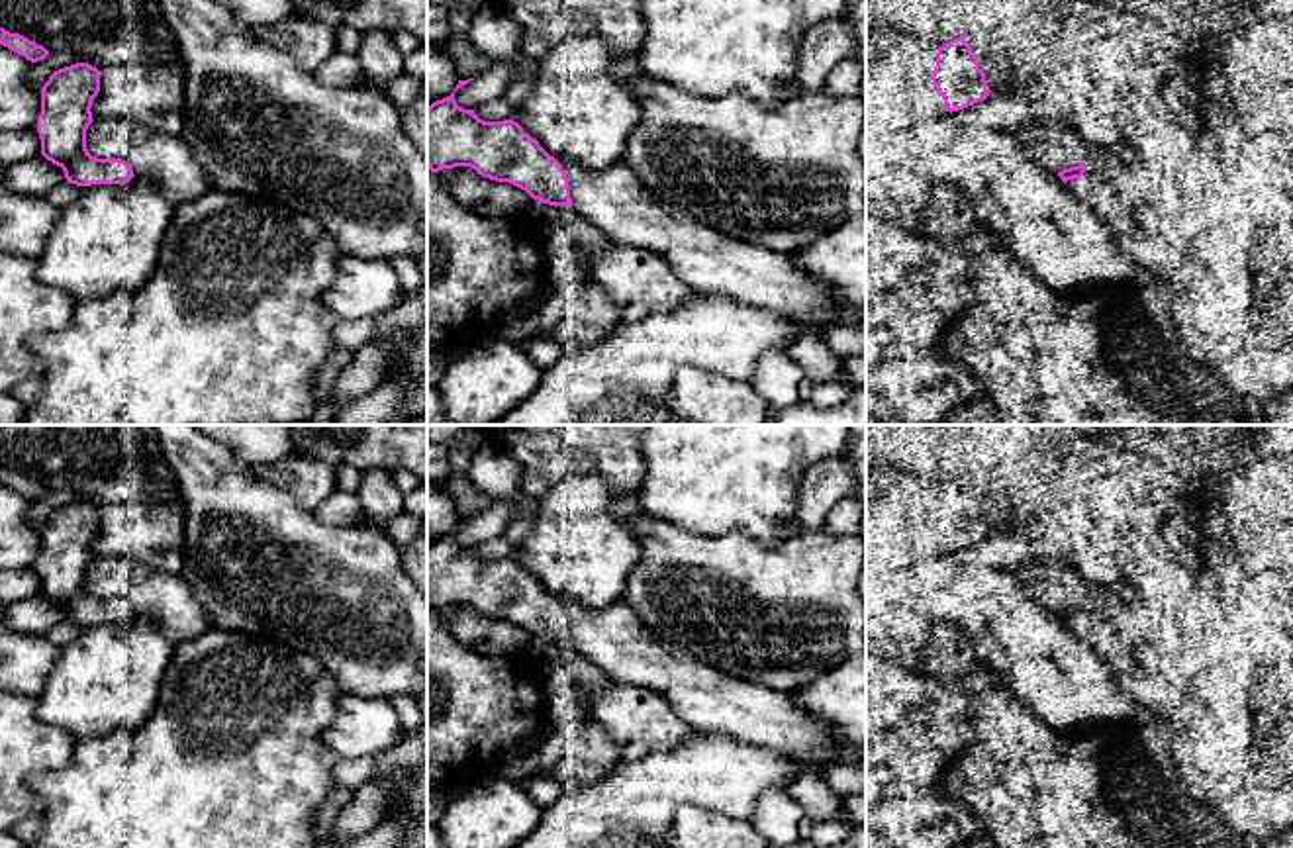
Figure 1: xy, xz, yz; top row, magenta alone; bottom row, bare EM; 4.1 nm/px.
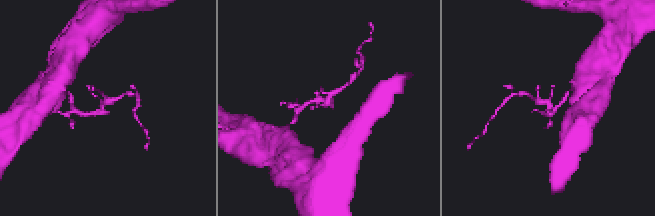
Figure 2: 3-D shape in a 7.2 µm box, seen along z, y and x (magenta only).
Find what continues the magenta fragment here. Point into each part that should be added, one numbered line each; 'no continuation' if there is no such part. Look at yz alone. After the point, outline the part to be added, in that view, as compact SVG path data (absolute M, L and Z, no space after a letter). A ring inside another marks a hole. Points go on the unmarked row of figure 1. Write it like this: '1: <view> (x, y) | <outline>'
1: yz (1174, 698) | M1085 607L1083 615L1068 619L1066 627L1109 656L1125 683L1172 725L1205 709L1203 699L1185 680L1170 674L1166 668L1144 670L1130 660L1123 650L1117 629L1103 615L1095 615Z

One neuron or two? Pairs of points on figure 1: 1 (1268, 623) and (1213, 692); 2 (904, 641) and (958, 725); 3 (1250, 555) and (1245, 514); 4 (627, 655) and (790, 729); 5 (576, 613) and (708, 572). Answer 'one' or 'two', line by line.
1: two
2: two
3: one
4: one
5: two

